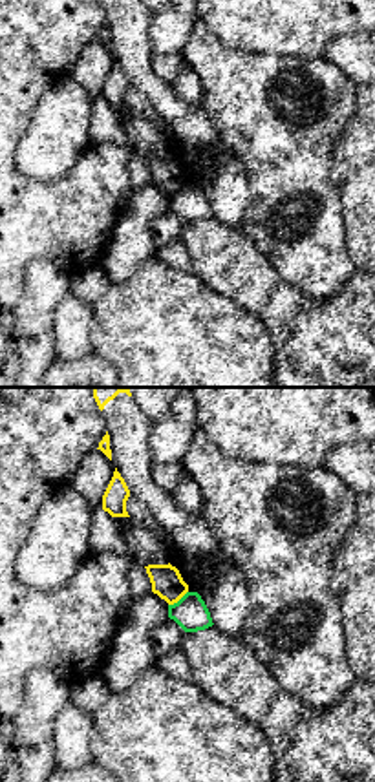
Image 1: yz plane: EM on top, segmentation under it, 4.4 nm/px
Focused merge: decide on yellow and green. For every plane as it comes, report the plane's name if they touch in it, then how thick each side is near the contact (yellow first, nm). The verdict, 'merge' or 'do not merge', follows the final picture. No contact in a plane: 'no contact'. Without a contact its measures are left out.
yz | 140/150 nm

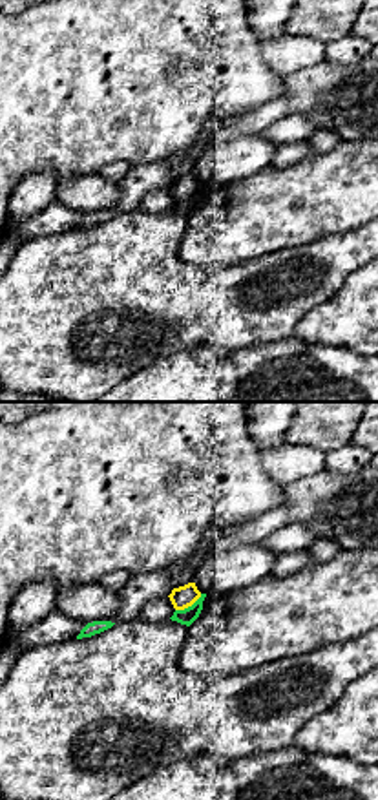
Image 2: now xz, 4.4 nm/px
xz | 100/70 nm

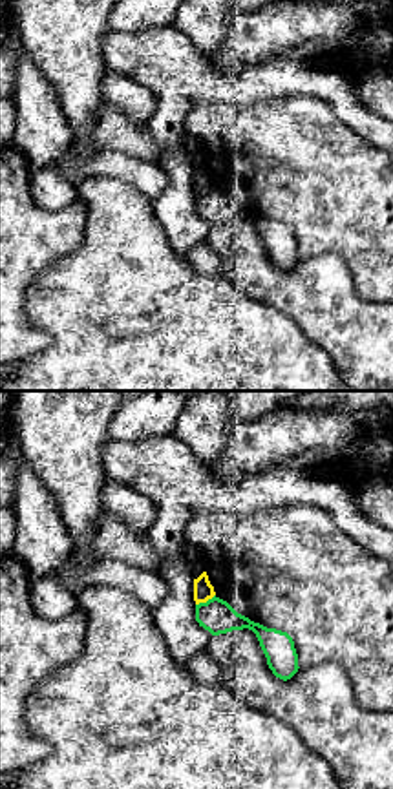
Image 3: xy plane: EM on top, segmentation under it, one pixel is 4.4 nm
xy | 90/150 nm

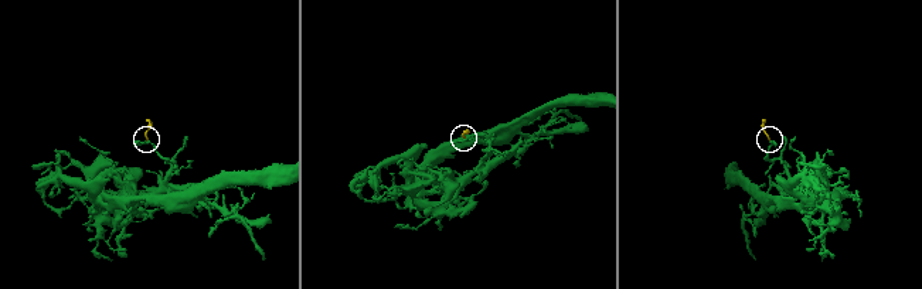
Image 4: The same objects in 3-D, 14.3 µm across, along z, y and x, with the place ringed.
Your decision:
do not merge

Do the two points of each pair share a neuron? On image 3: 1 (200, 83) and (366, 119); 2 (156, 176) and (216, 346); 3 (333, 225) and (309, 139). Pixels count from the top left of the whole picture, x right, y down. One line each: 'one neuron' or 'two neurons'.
1: one neuron
2: two neurons
3: one neuron

